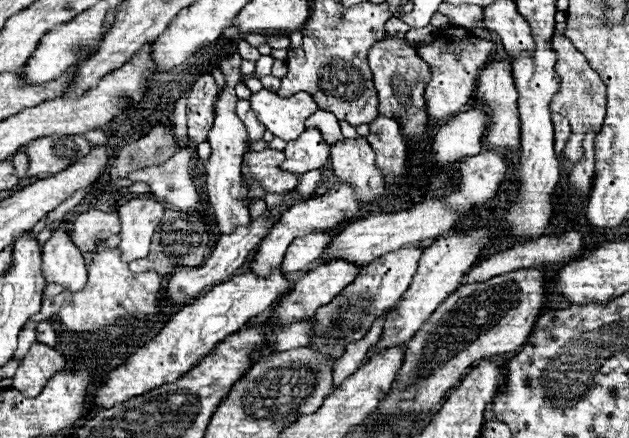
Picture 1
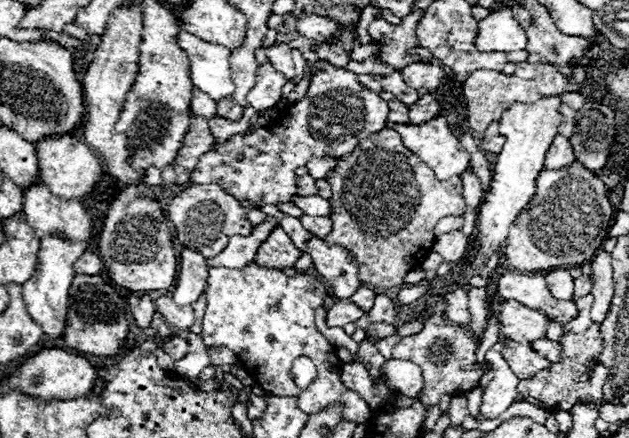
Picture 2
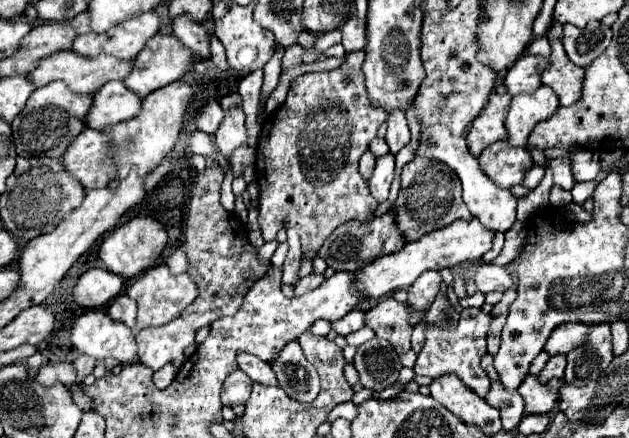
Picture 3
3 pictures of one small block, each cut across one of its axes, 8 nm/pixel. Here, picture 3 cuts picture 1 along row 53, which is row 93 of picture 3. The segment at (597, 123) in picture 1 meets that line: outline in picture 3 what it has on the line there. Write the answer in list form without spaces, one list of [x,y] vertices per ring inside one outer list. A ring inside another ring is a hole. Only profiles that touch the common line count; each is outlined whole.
[[[552,22],[548,30],[548,42],[552,46],[552,54],[548,58],[550,64],[542,70],[540,80],[544,86],[552,86],[552,90],[560,98],[560,106],[568,106],[580,98],[584,68],[574,66],[570,58],[564,54],[560,22]]]

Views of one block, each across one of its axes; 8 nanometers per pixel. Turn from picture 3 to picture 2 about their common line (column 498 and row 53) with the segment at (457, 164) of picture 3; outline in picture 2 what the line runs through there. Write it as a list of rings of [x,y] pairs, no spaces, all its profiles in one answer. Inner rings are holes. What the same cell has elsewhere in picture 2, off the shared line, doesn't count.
[[[186,30],[178,34],[178,44],[190,58],[190,78],[194,86],[210,94],[216,102],[234,94],[236,86],[230,80],[228,68],[232,52],[226,46],[204,42]]]

